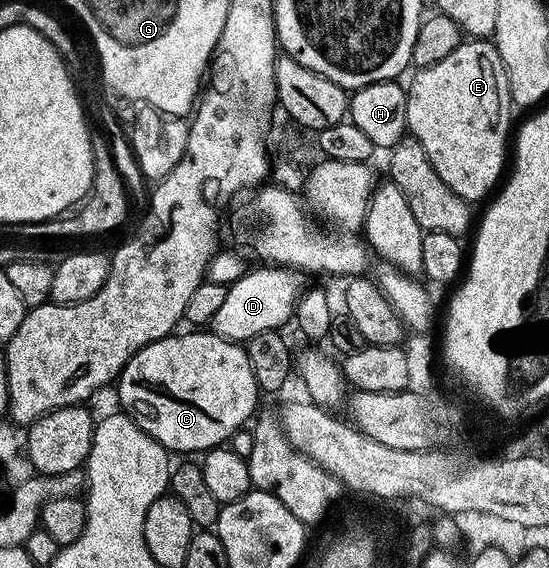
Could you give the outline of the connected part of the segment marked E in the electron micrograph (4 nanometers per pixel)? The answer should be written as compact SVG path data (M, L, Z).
M489 39L466 40L459 47L455 47L455 51L451 51L451 55L447 55L447 59L439 59L439 63L435 63L426 69L417 69L414 74L413 82L408 82L405 95L405 123L408 132L411 134L412 140L420 143L423 147L423 151L427 155L427 159L431 163L431 167L435 167L435 175L439 175L439 179L443 179L443 183L447 183L447 187L451 187L451 191L455 191L455 195L459 195L462 199L470 203L476 203L476 201L481 200L484 202L486 198L498 188L499 182L506 172L507 153L505 157L505 144L507 144L508 141L510 144L511 141L511 129L509 133L509 116L515 112L513 96L509 90L509 76L503 67L503 59L499 55L497 46Z

